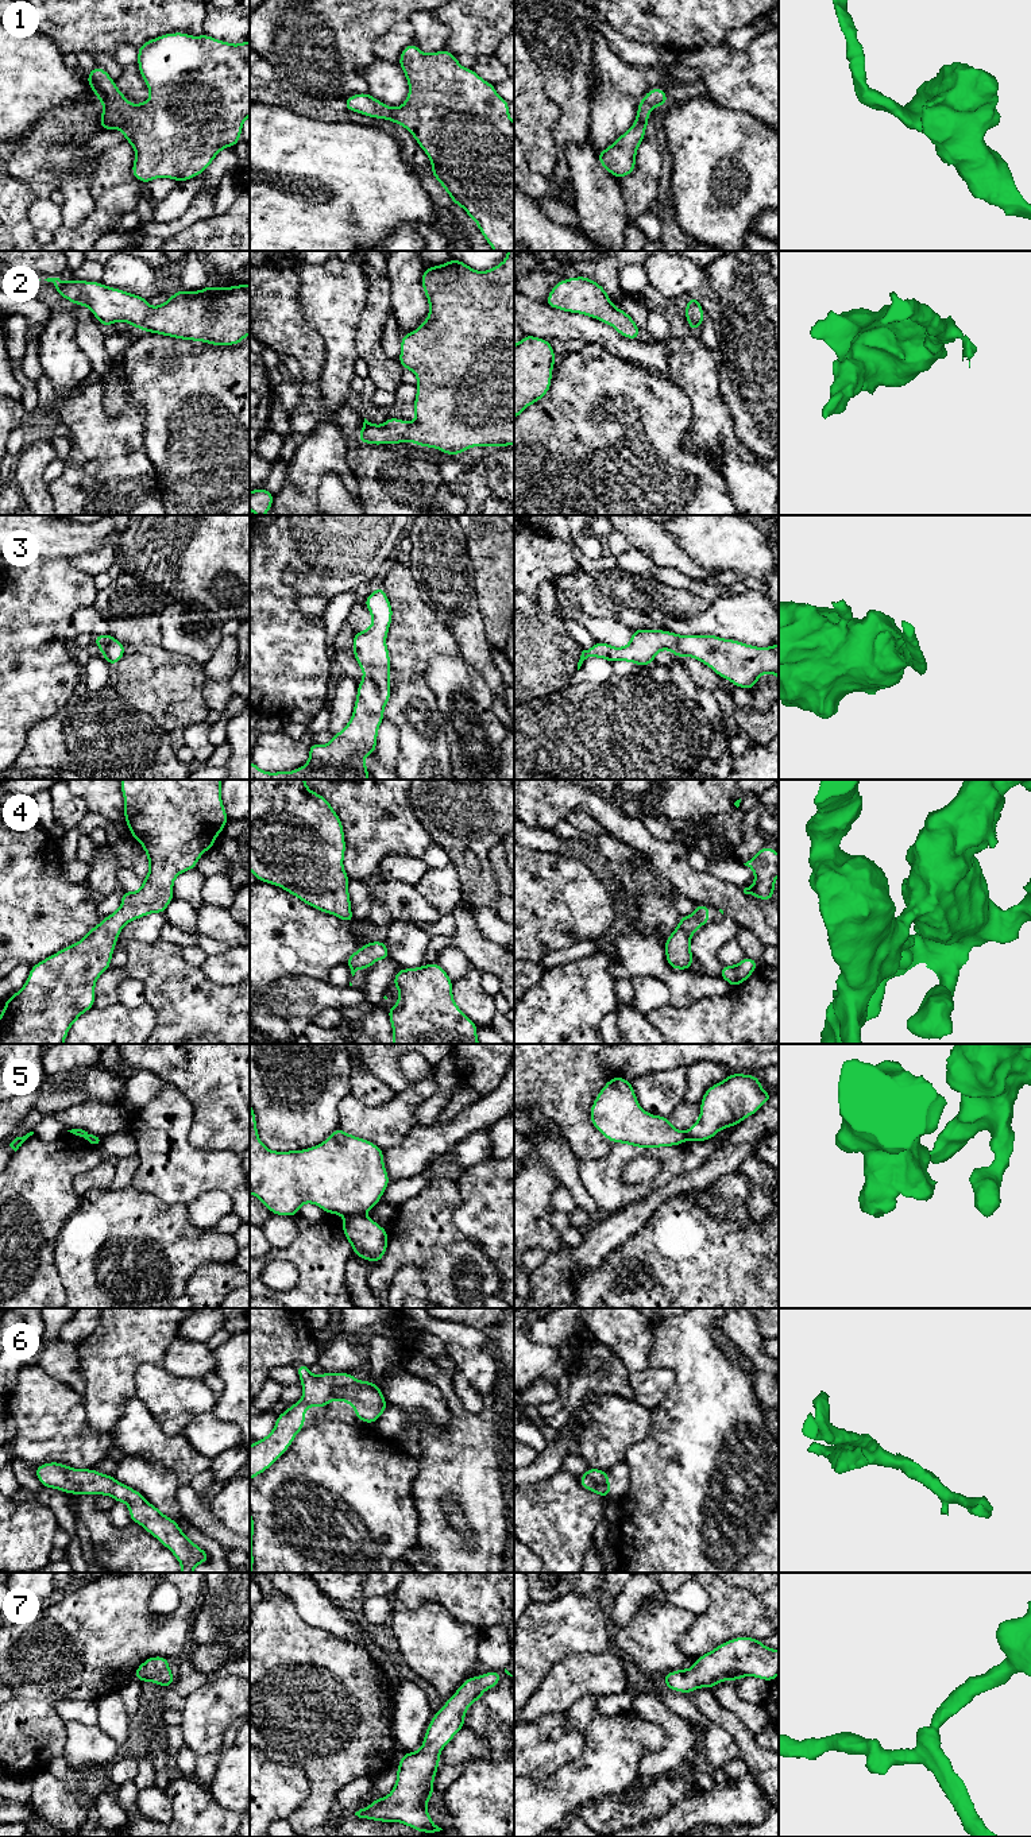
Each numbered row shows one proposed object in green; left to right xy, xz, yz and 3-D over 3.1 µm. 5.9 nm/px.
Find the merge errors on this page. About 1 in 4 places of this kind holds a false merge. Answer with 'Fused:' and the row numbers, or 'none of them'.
Fused: 5

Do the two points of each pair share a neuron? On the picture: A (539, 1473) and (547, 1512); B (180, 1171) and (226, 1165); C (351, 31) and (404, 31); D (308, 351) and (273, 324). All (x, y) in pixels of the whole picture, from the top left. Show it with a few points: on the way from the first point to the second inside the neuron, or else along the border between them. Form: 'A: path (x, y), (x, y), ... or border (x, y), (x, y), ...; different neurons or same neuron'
A: border (562, 1469), (549, 1477), (528, 1485); different neurons
B: path (190, 1171), (215, 1171); same neuron
C: border (408, 19), (397, 22), (374, 42), (375, 57); different neurons
D: path (300, 347), (281, 328); same neuron

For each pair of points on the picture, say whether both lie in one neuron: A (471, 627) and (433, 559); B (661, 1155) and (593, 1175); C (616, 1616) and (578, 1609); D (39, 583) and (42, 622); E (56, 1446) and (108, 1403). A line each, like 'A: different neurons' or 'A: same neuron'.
A: same neuron
B: same neuron
C: different neurons
D: same neuron
E: different neurons

